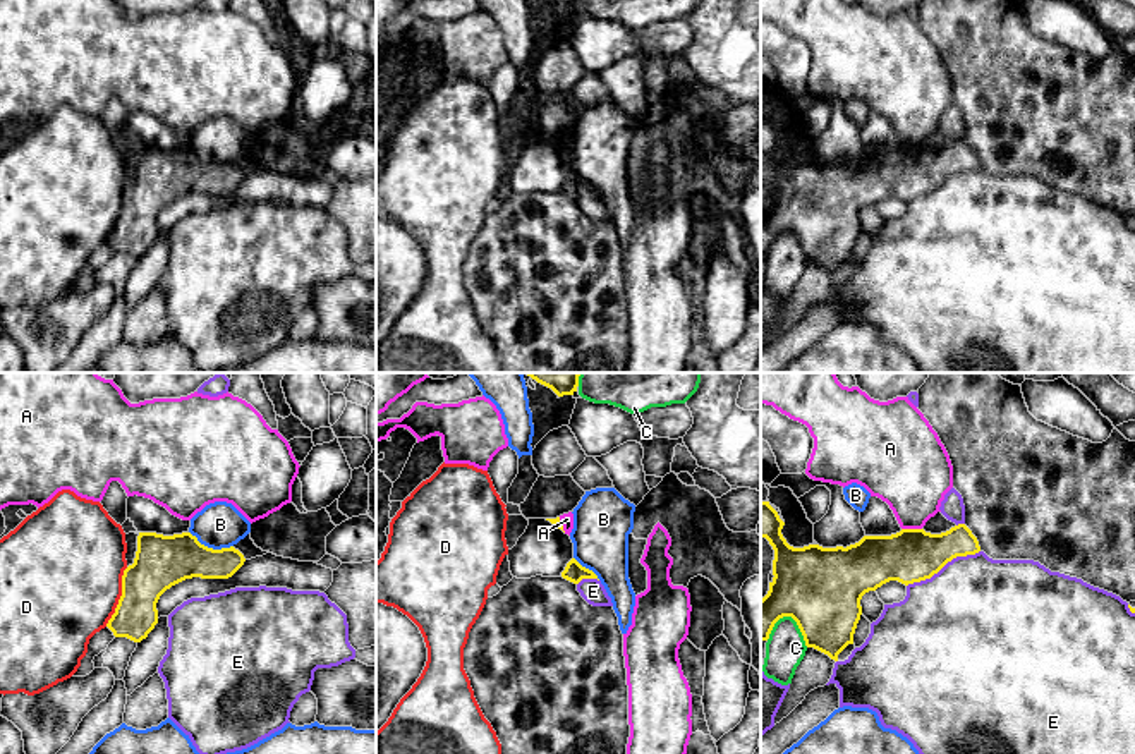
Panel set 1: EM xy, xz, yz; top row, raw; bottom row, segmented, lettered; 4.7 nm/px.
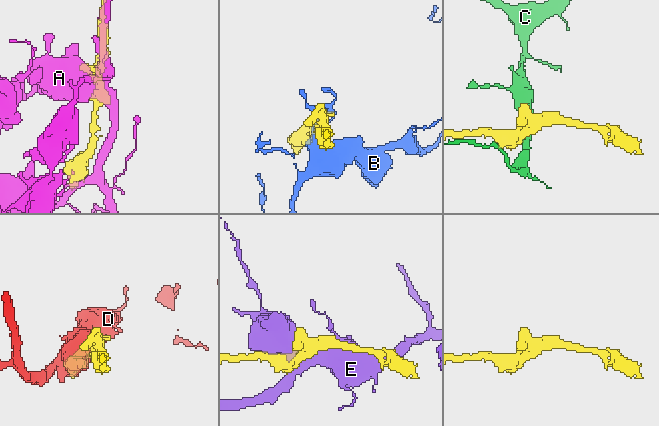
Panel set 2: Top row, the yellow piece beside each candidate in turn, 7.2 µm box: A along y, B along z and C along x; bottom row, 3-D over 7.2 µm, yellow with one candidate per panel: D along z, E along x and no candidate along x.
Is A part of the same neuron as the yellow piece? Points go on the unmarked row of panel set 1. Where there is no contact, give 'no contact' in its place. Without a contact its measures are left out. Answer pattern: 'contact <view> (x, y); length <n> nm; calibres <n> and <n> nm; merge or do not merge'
contact yz (912, 145); length 100 nm; calibres 260 and 360 nm; do not merge

